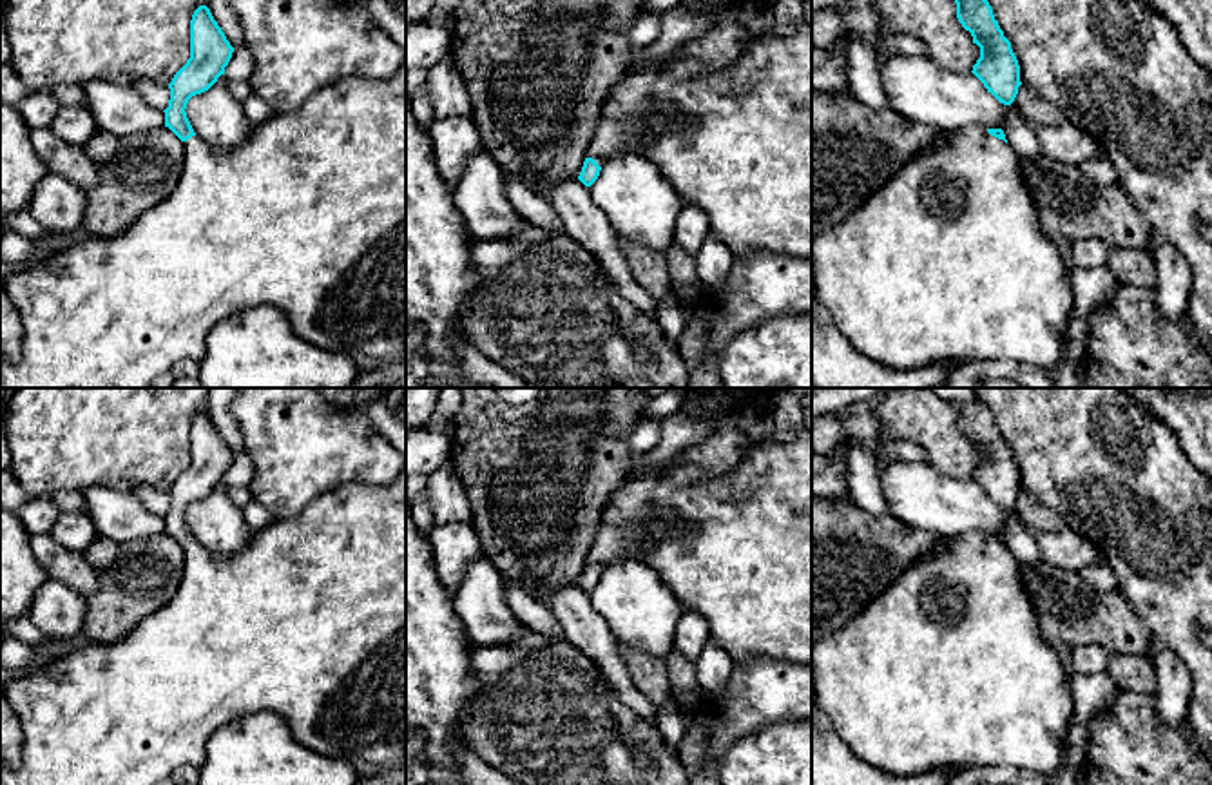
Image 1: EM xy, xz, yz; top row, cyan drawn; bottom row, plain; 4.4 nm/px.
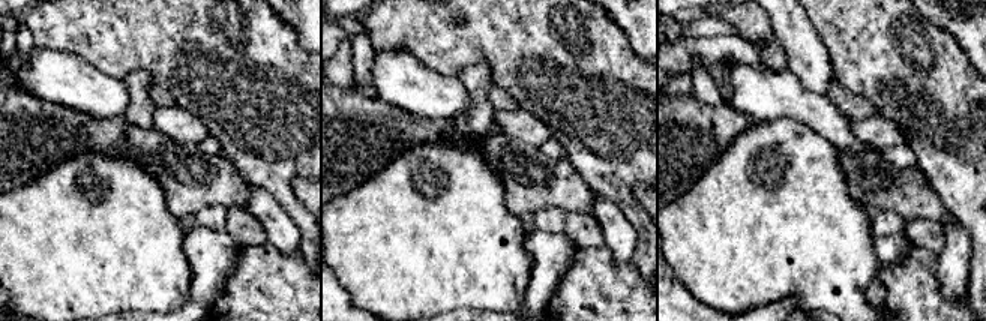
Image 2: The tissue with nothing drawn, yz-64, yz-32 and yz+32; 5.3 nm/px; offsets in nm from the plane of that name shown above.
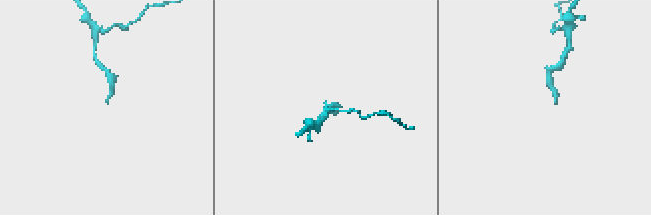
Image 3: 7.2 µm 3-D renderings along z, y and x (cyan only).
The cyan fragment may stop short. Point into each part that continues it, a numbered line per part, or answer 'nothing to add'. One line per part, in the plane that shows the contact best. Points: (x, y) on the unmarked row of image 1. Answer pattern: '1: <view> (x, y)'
1: yz (948, 668)

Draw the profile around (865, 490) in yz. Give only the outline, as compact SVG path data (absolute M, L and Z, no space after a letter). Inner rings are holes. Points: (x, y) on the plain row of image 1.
M857 441L848 455L848 484L851 500L871 515L886 515L888 506L882 497L877 464L862 441Z

